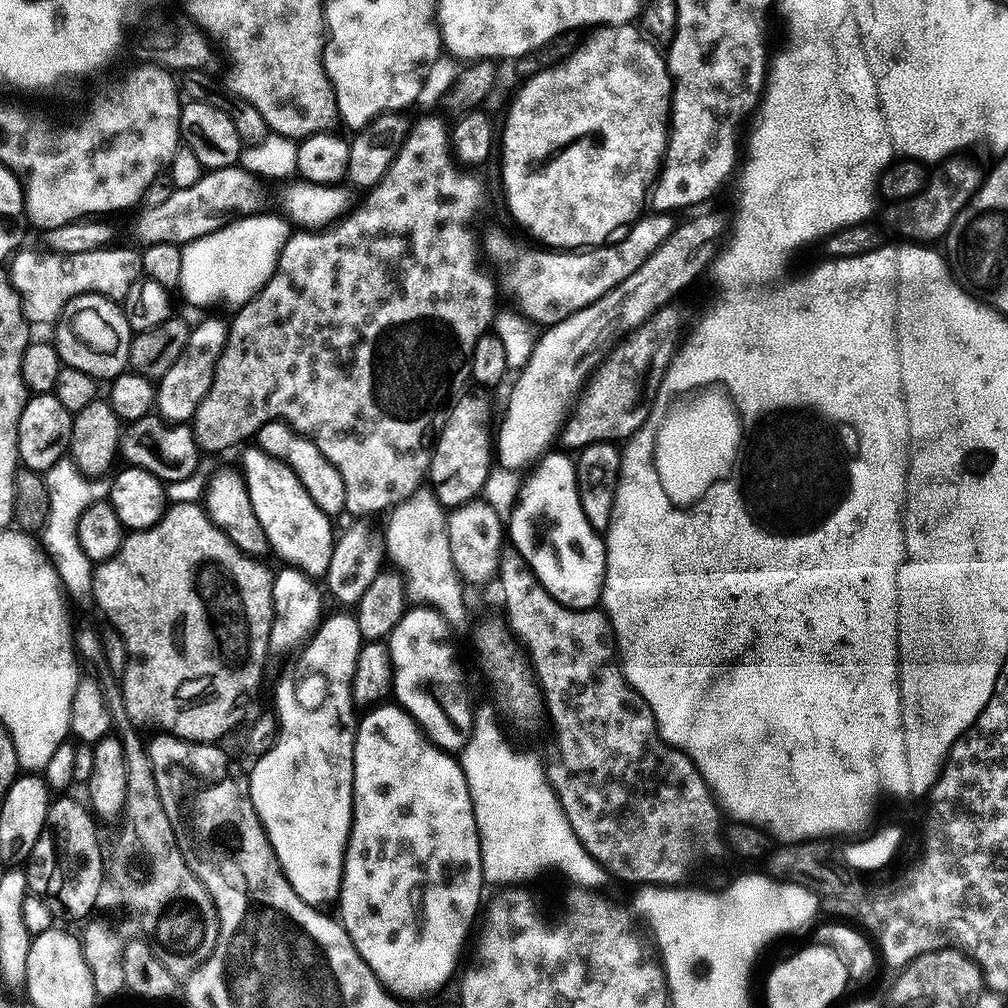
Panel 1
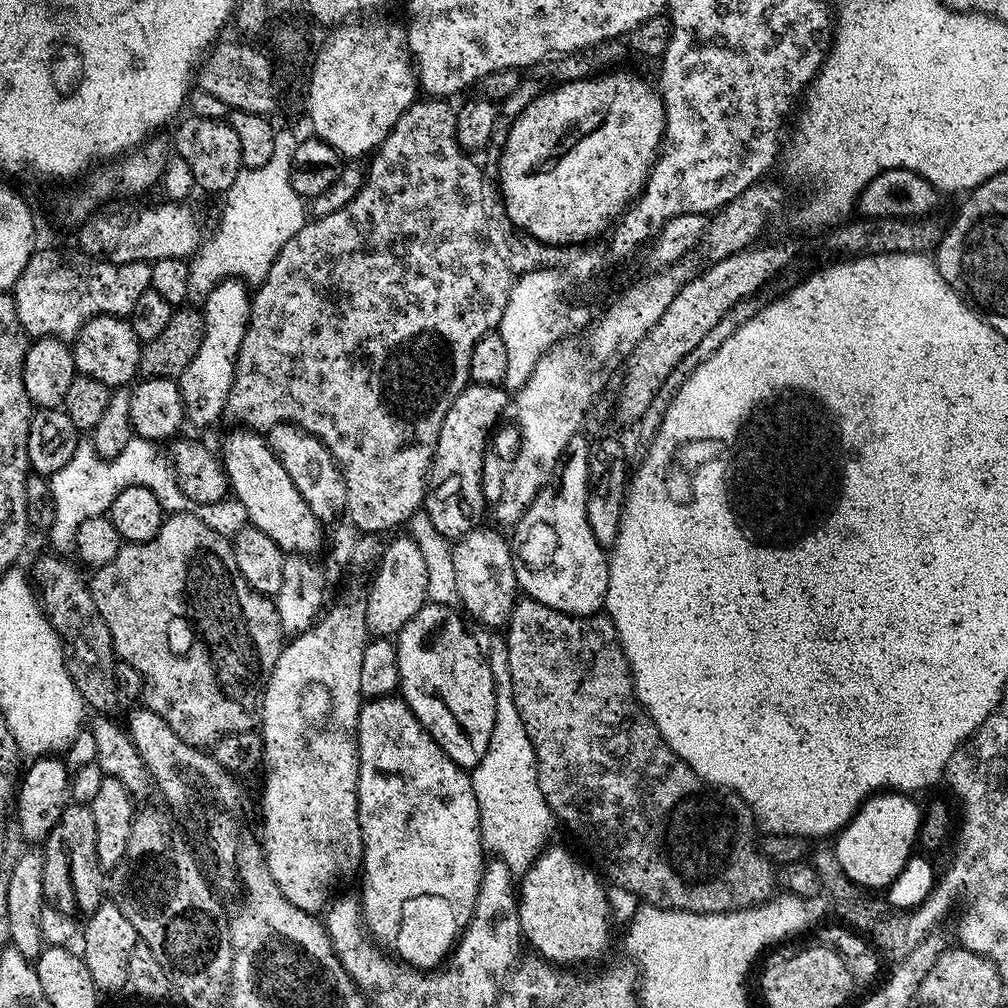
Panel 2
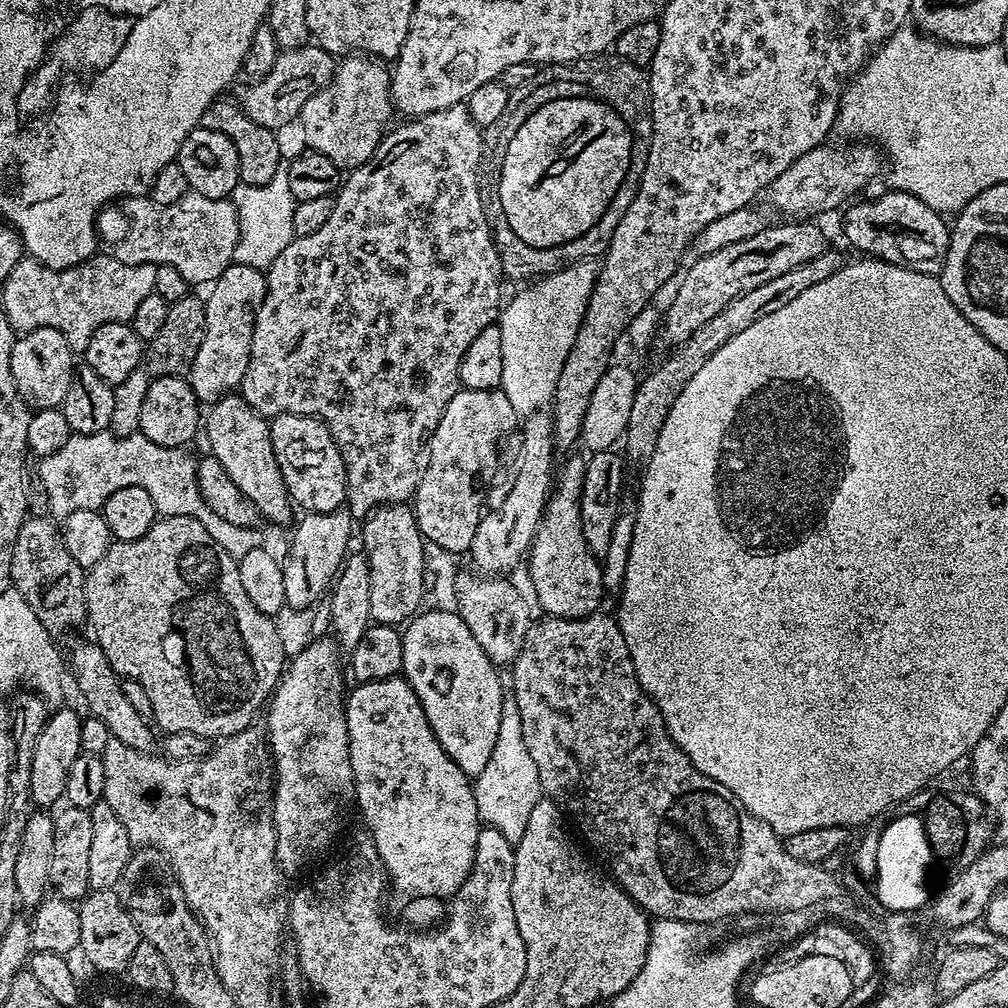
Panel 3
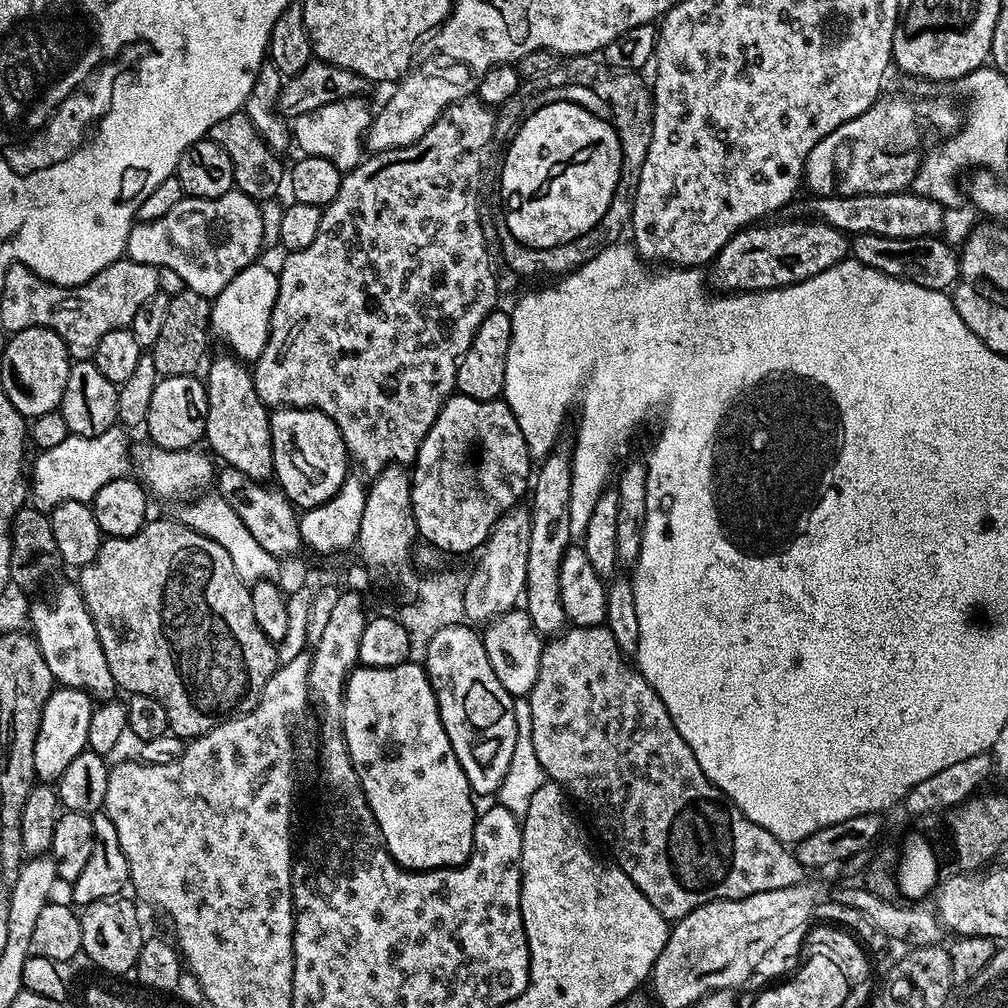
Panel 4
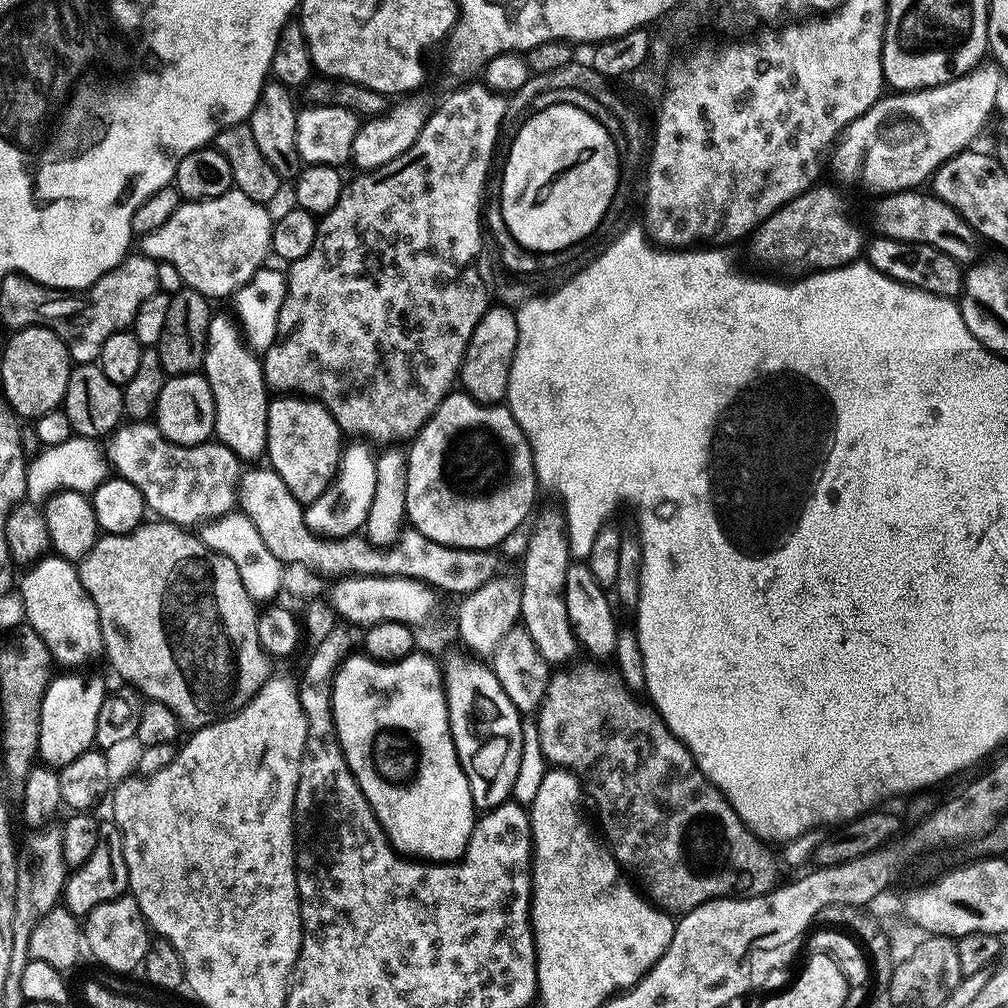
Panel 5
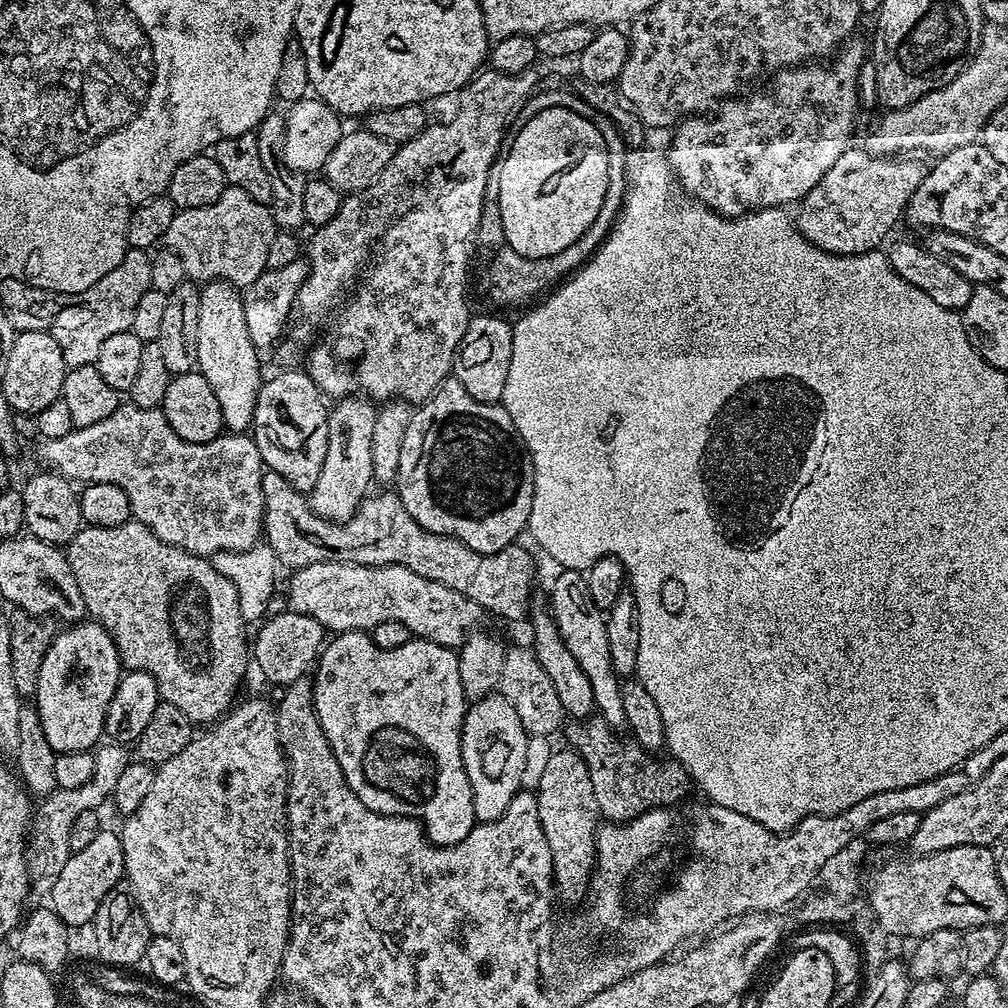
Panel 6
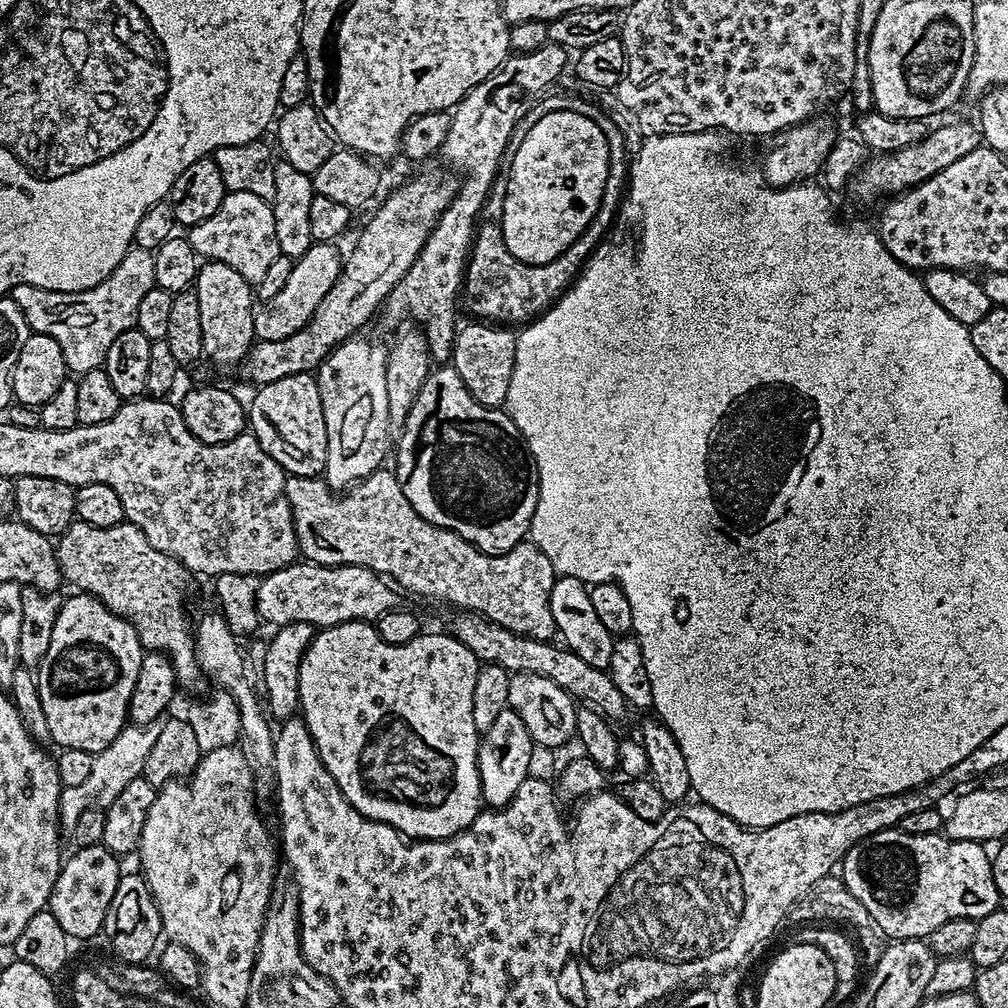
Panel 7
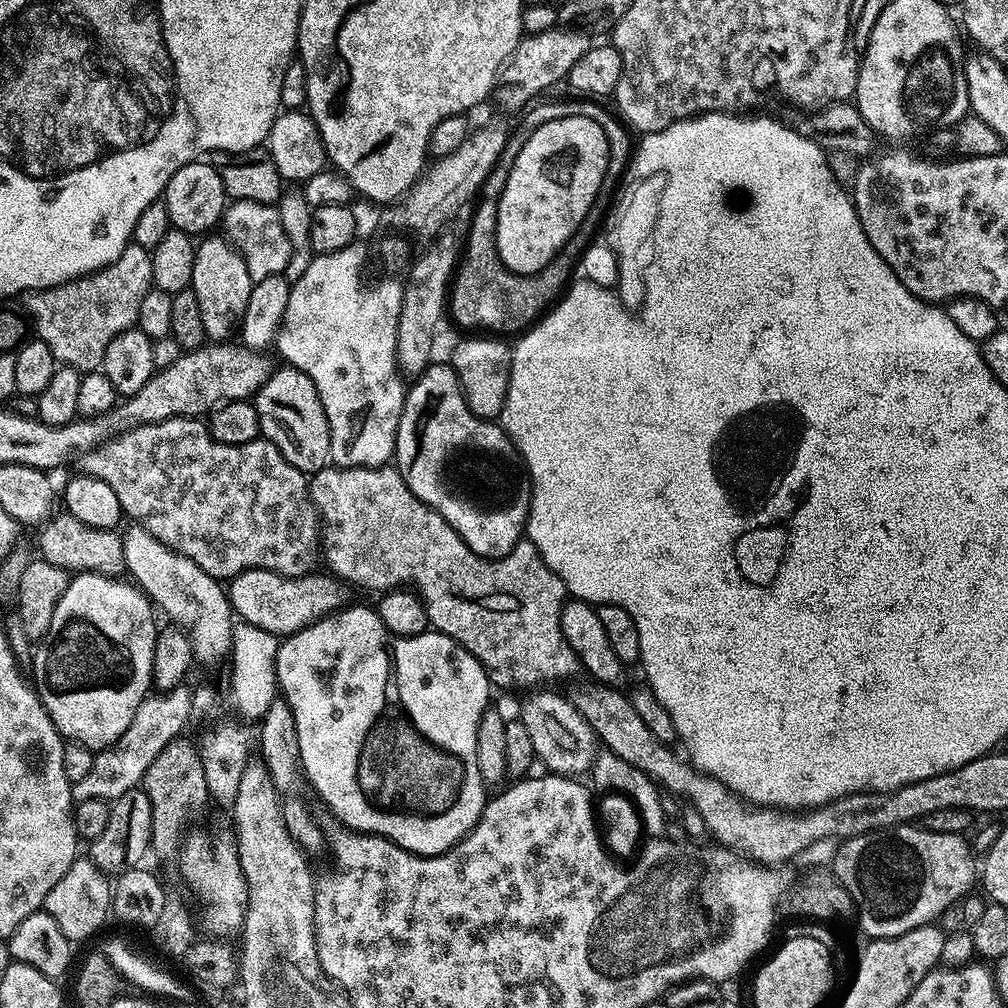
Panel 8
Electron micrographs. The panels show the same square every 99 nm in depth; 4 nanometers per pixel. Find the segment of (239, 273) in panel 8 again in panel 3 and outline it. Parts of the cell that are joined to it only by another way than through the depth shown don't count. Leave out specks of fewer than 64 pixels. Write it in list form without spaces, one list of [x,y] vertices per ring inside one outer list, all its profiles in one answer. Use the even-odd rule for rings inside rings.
[[[239,394],[223,396],[218,403],[211,405],[206,412],[206,432],[211,455],[234,478],[234,486],[254,502],[261,517],[272,524],[284,524],[294,513],[291,496],[286,490],[278,458],[274,458],[274,446],[270,438],[270,424],[244,401]]]

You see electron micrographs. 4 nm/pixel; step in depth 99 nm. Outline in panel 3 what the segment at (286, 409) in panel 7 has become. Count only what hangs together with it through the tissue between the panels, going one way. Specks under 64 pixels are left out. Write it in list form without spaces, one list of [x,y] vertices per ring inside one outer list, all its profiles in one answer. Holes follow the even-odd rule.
[[[302,414],[273,416],[270,420],[270,438],[286,490],[297,509],[304,508],[300,510],[308,514],[323,514],[345,507],[348,491],[342,454],[321,420]]]

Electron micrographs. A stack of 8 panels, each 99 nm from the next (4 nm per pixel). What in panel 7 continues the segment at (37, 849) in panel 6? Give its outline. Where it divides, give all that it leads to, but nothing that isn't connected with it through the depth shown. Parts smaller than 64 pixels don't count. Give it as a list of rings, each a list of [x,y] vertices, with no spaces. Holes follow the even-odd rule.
[[[129,722],[124,725],[118,738],[114,738],[114,742],[106,746],[106,750],[93,755],[94,767],[90,769],[86,782],[81,782],[78,786],[66,786],[60,790],[61,829],[70,830],[74,826],[74,821],[82,814],[82,810],[93,806],[107,808],[110,802],[114,802],[114,798],[118,798],[118,794],[122,794],[122,789],[127,783],[141,776],[146,758],[149,757],[150,750],[157,741],[159,728],[159,723],[133,724]]]

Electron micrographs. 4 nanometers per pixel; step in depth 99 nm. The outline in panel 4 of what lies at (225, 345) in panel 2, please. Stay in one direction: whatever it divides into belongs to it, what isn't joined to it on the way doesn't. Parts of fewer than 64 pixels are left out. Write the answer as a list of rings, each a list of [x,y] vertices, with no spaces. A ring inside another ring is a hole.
[[[263,262],[246,266],[212,300],[211,335],[228,343],[227,351],[237,360],[255,362],[262,354],[268,341],[268,327],[274,310],[274,302],[278,298],[279,275],[272,272]]]

